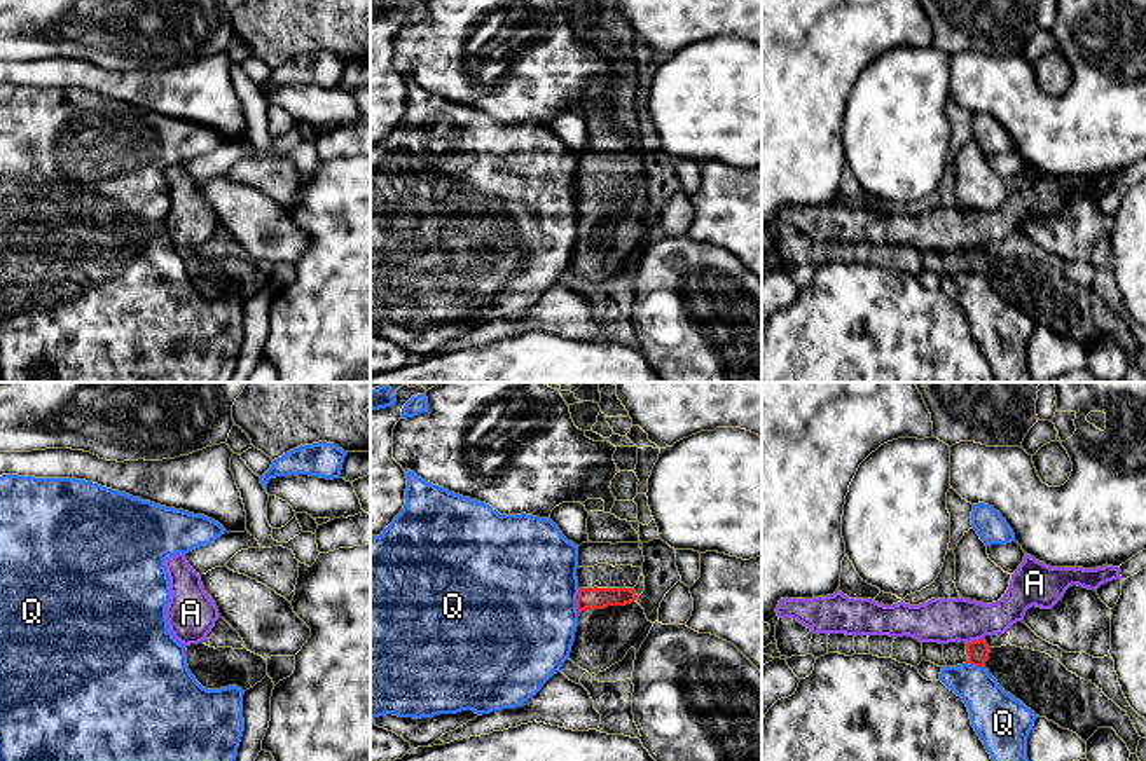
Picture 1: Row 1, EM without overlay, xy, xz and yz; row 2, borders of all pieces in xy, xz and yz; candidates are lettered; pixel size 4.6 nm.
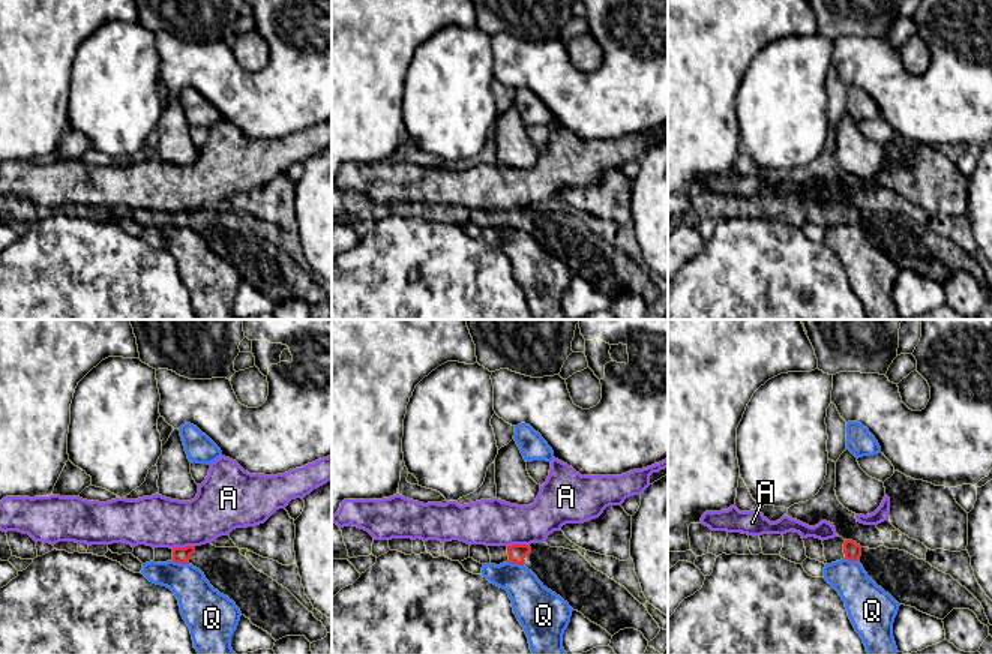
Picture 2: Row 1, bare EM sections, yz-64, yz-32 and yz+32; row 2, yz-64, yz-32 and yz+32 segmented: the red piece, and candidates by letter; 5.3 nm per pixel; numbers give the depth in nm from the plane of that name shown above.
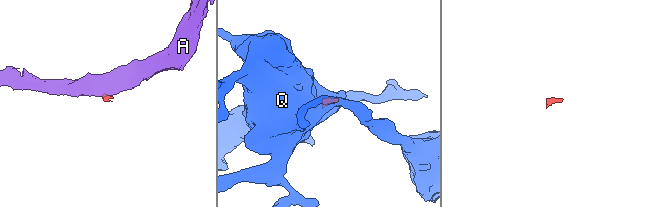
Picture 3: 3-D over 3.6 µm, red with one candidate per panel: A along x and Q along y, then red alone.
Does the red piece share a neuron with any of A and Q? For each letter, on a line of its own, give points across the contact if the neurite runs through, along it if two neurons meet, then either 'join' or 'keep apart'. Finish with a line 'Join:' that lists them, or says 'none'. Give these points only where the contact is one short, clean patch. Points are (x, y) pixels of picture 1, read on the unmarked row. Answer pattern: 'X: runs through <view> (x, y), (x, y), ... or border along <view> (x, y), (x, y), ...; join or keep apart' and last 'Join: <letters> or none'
A: border along yz (982, 246), (972, 248), (966, 253); keep apart
Q: border along xz (579, 198), (577, 224); keep apart
Join: none

